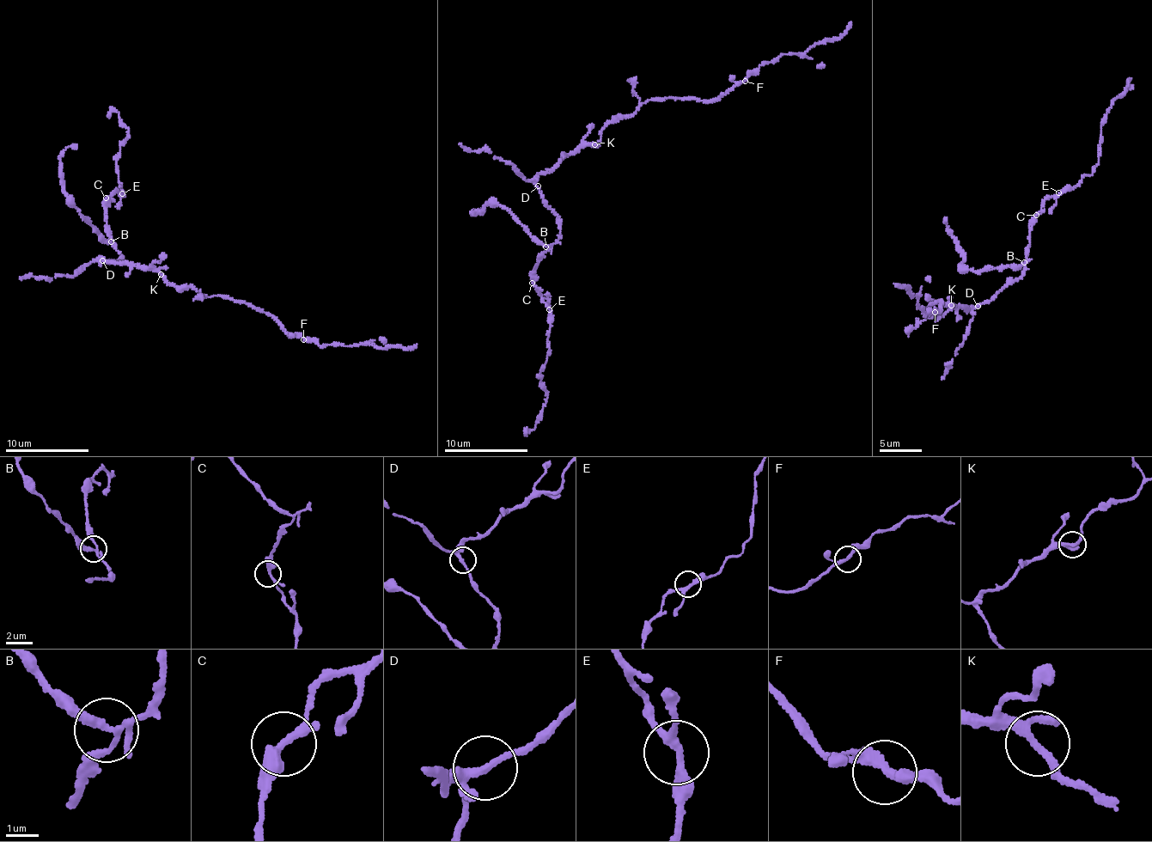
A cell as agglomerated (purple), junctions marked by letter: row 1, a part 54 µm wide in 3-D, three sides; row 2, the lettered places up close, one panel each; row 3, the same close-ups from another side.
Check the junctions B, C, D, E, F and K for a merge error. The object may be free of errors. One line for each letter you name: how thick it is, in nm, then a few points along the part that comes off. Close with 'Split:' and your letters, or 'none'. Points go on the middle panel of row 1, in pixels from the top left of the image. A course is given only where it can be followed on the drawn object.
B: Thickness 190 nm. Course of the part to remove: (545, 247), (508, 210), (488, 204), (482, 214), (472, 214), (484, 210)
Split: B

